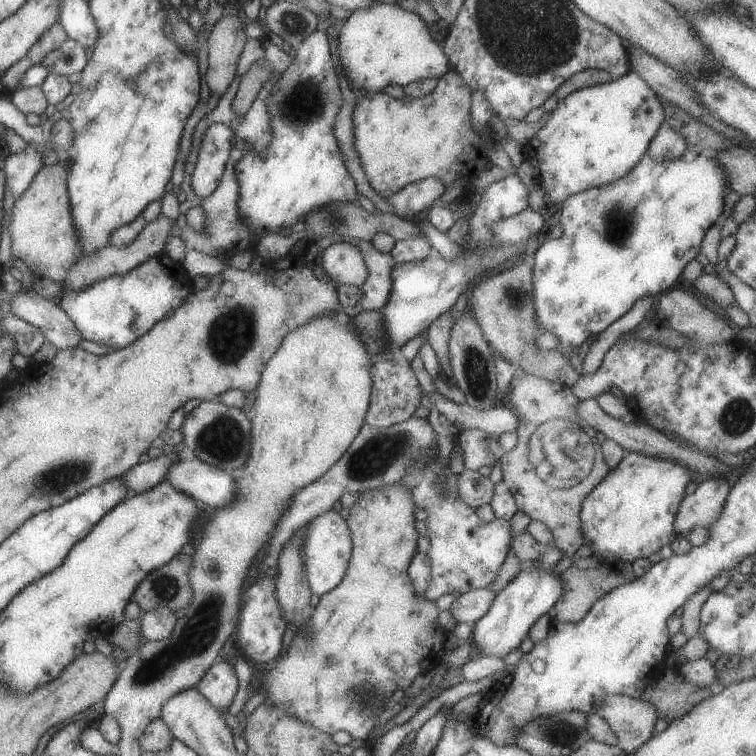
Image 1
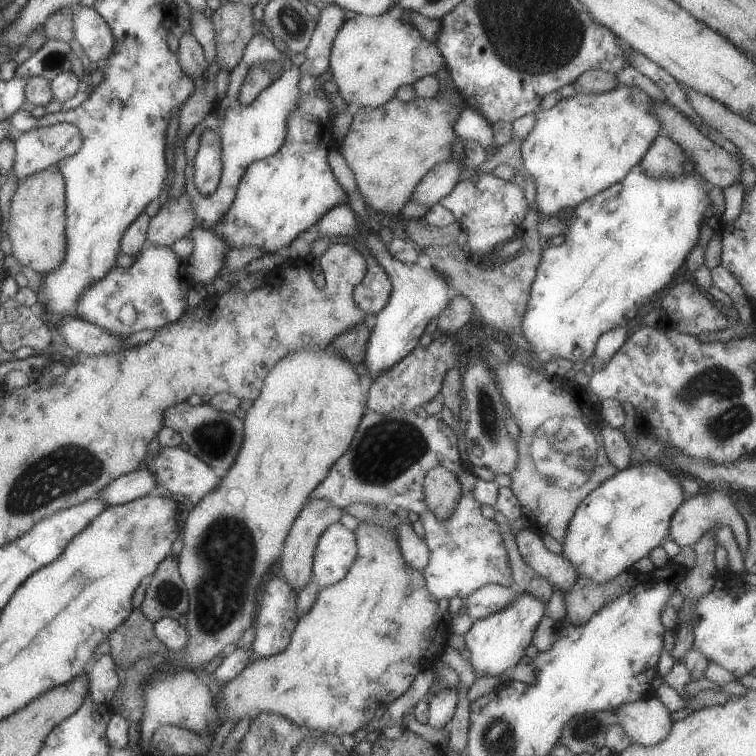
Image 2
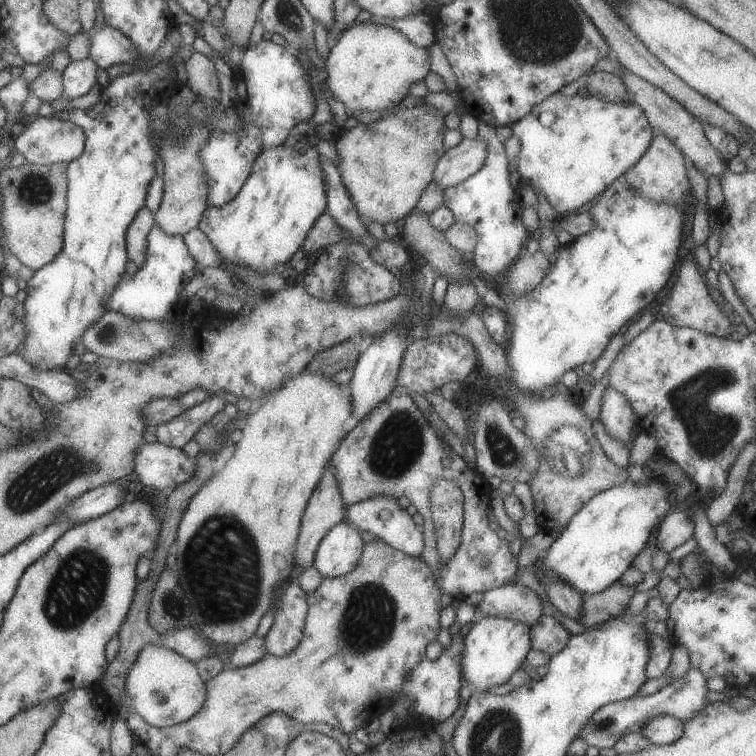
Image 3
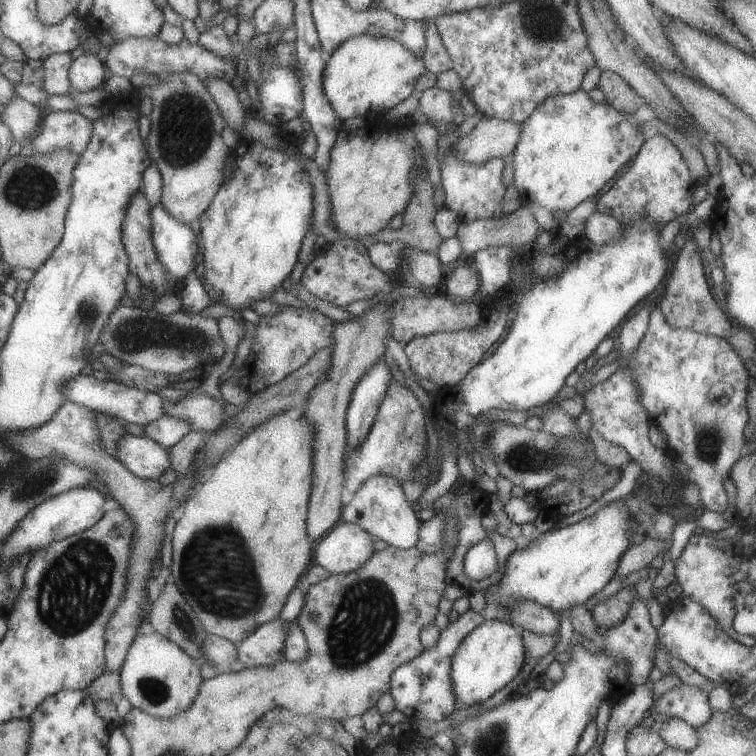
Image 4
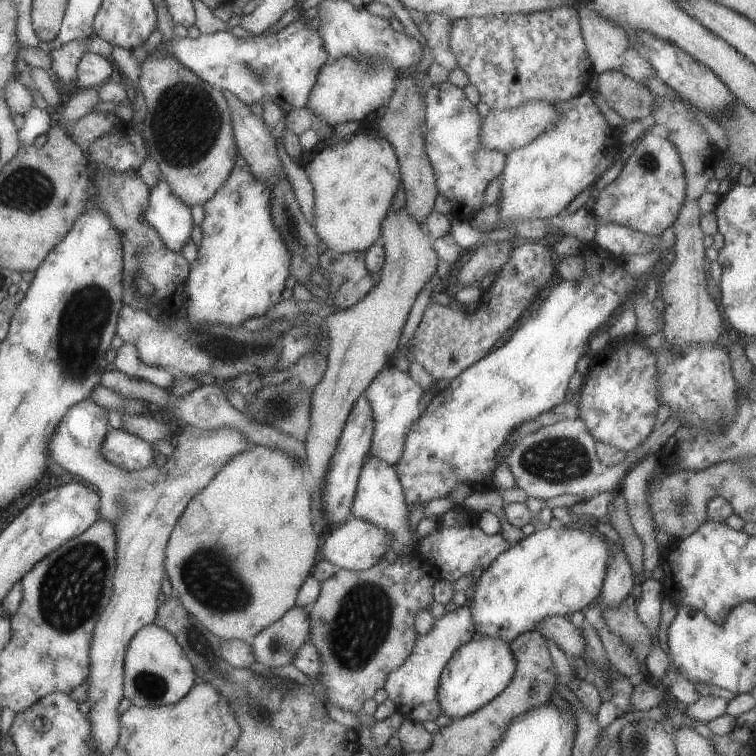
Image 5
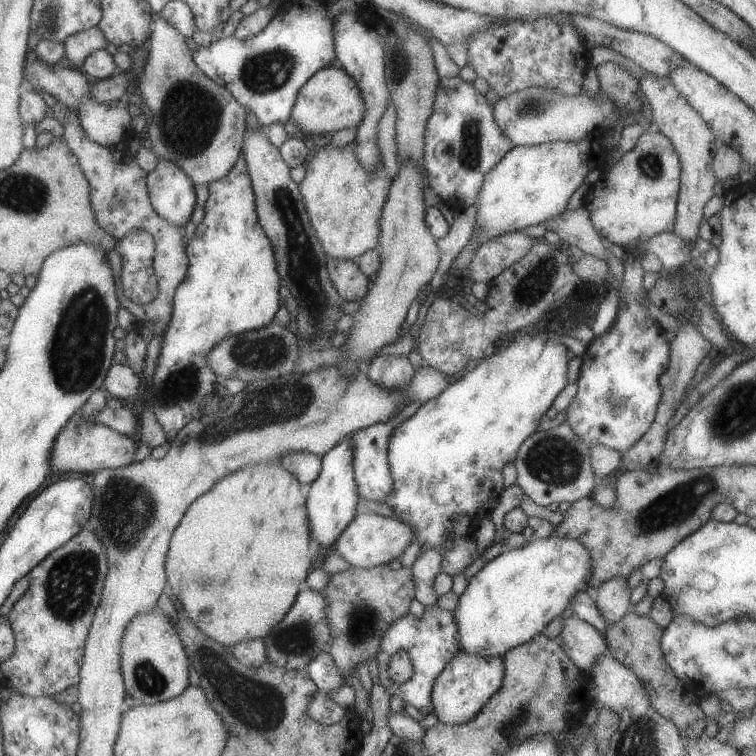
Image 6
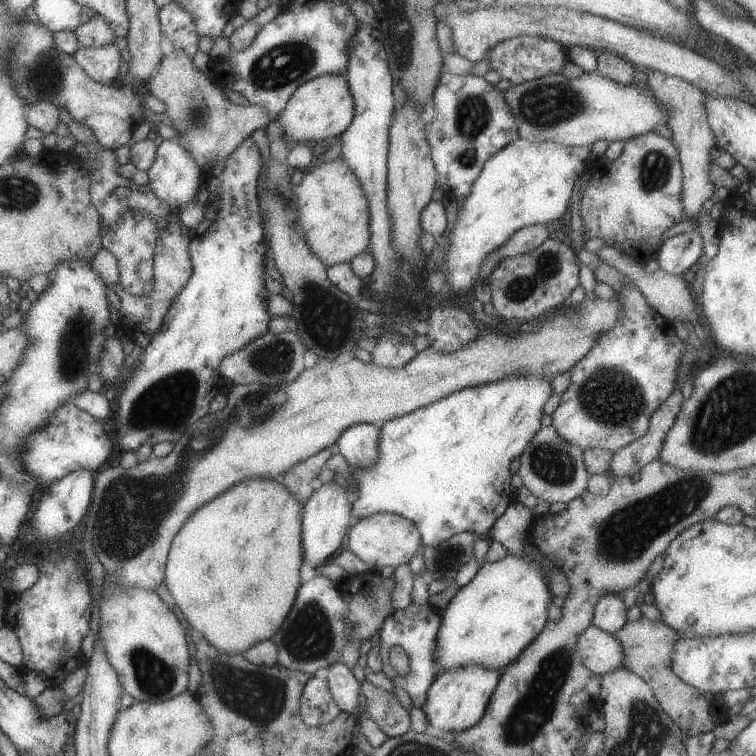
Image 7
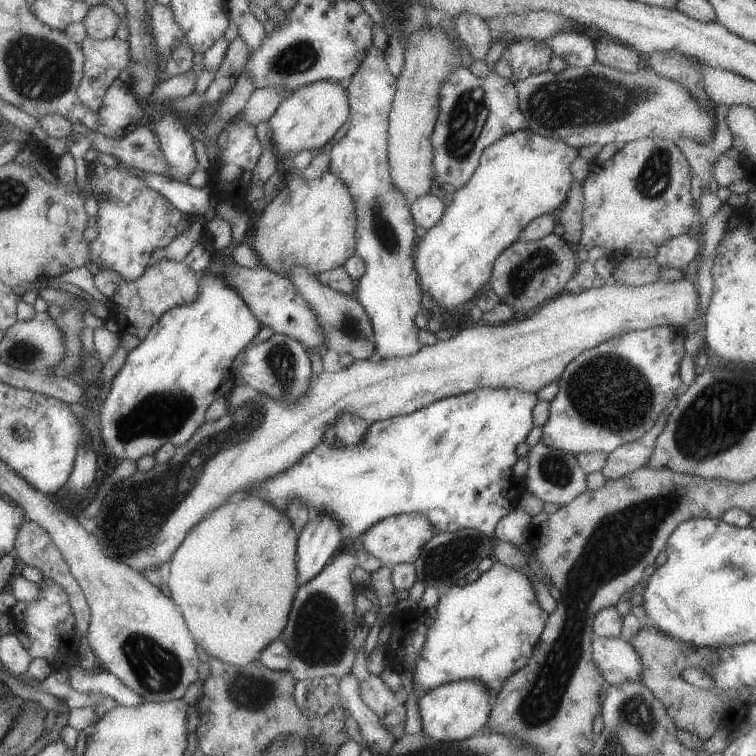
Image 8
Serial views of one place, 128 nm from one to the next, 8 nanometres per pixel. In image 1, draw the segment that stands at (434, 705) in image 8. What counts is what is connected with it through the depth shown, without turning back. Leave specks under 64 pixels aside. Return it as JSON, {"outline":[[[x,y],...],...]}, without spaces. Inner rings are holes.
{"outline":[[[538,563],[524,564],[515,579],[496,595],[490,610],[472,626],[471,643],[485,656],[499,656],[504,659],[529,636],[530,629],[543,614],[552,612],[553,606],[562,595],[563,582],[559,576],[554,576],[553,570],[542,570]]]}

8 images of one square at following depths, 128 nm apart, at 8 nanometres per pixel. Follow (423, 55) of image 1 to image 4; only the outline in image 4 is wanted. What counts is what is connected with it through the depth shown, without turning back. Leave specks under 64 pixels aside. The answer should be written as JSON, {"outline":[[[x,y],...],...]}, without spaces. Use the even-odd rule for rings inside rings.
{"outline":[[[356,35],[342,43],[332,54],[323,70],[323,91],[336,116],[345,121],[356,116],[376,114],[376,110],[390,110],[415,92],[417,78],[427,71],[423,59],[414,56],[407,48],[391,38]]]}

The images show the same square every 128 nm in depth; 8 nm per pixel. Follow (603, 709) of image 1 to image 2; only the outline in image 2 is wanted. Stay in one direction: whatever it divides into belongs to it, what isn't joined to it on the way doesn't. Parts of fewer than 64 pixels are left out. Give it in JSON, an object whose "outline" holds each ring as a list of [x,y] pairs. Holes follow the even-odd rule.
{"outline":[[[657,696],[621,704],[616,712],[618,725],[639,745],[663,741],[673,727],[671,712]]]}

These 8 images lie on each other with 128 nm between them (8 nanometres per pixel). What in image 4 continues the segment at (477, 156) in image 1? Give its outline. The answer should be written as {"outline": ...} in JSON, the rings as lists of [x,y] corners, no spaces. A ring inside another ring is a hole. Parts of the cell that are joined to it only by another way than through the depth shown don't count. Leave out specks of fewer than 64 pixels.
{"outline":[[[342,128],[330,149],[329,157],[327,169],[323,173],[329,192],[331,222],[338,232],[336,240],[344,238],[359,241],[364,236],[374,236],[384,230],[396,214],[404,212],[412,196],[410,171],[418,167],[428,174],[412,129],[396,133]]]}

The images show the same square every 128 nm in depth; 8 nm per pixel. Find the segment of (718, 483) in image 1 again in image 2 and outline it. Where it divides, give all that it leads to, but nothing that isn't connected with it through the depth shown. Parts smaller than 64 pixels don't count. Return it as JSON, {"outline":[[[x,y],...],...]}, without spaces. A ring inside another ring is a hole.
{"outline":[[[716,490],[710,492],[710,494],[699,493],[696,497],[685,500],[673,514],[668,537],[681,547],[688,545],[693,547],[700,540],[700,537],[714,525],[730,526],[732,528],[735,540],[739,543],[742,556],[745,558],[748,554],[748,528],[726,490]]]}

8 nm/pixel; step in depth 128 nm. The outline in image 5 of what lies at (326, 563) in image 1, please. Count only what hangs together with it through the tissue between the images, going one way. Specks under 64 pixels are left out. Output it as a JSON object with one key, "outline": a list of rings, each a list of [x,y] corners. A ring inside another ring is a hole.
{"outline":[[[352,516],[344,524],[332,529],[330,536],[322,546],[322,554],[324,554],[326,560],[329,560],[340,569],[365,571],[382,560],[391,547],[397,546],[395,545],[394,537],[385,528]]]}

